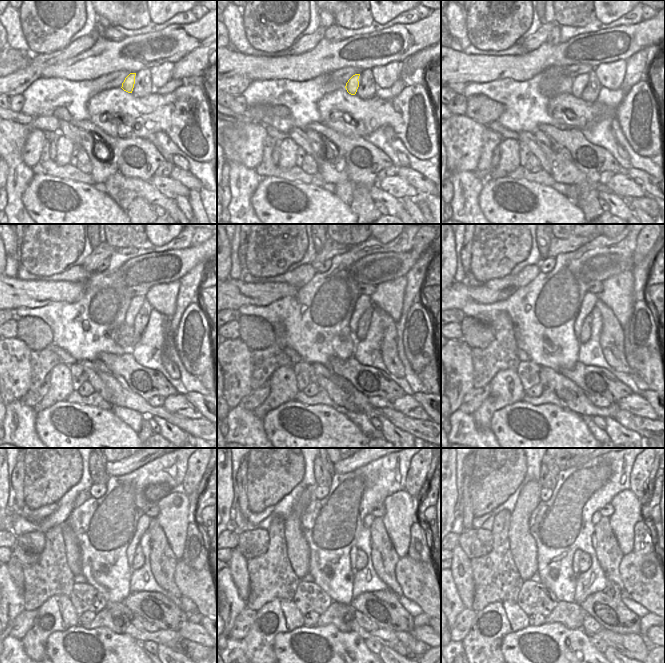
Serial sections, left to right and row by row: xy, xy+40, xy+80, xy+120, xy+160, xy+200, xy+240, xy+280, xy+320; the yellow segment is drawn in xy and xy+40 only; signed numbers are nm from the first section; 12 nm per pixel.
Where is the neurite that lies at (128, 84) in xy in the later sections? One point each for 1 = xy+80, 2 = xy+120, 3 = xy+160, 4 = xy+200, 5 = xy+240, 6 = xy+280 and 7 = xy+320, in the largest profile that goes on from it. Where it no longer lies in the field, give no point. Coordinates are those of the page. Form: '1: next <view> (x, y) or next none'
1: next xy+80 (577, 84)
2: next xy+120 (131, 313)
3: next xy+160 (357, 314)
4: next xy+200 (578, 324)
5: next xy+240 (135, 541)
6: next xy+280 (354, 550)
7: next xy+320 (575, 561)

